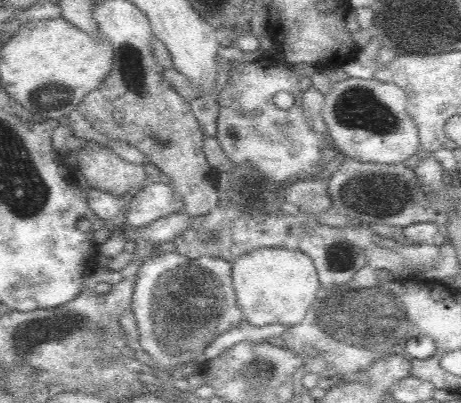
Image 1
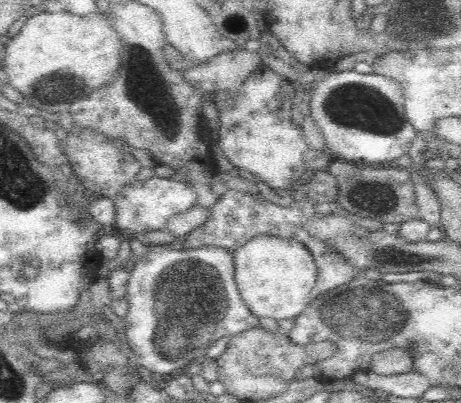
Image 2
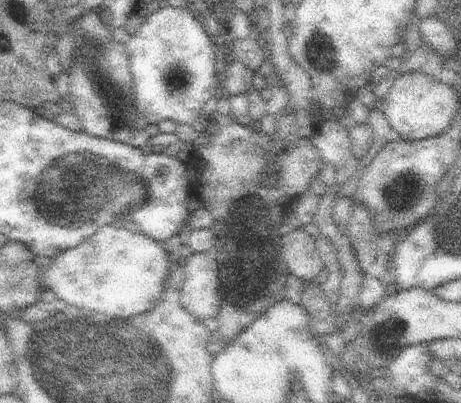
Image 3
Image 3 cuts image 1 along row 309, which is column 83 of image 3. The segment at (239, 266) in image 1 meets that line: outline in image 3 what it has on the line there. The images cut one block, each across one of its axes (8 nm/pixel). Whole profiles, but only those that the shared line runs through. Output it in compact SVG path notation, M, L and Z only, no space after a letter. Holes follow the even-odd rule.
M99 226L95 230L95 234L87 240L83 240L79 246L75 248L67 248L65 252L55 254L55 258L51 260L51 266L41 266L39 268L39 284L43 292L53 292L55 296L55 304L57 306L75 306L79 310L89 310L89 312L97 312L97 314L105 314L111 318L129 318L133 314L141 314L147 312L149 308L153 308L153 304L161 298L163 294L163 286L165 280L169 276L167 270L167 254L161 248L161 242L155 242L151 238L147 238L145 234L141 234L139 230L125 230L125 226L121 228L113 228L113 226Z

